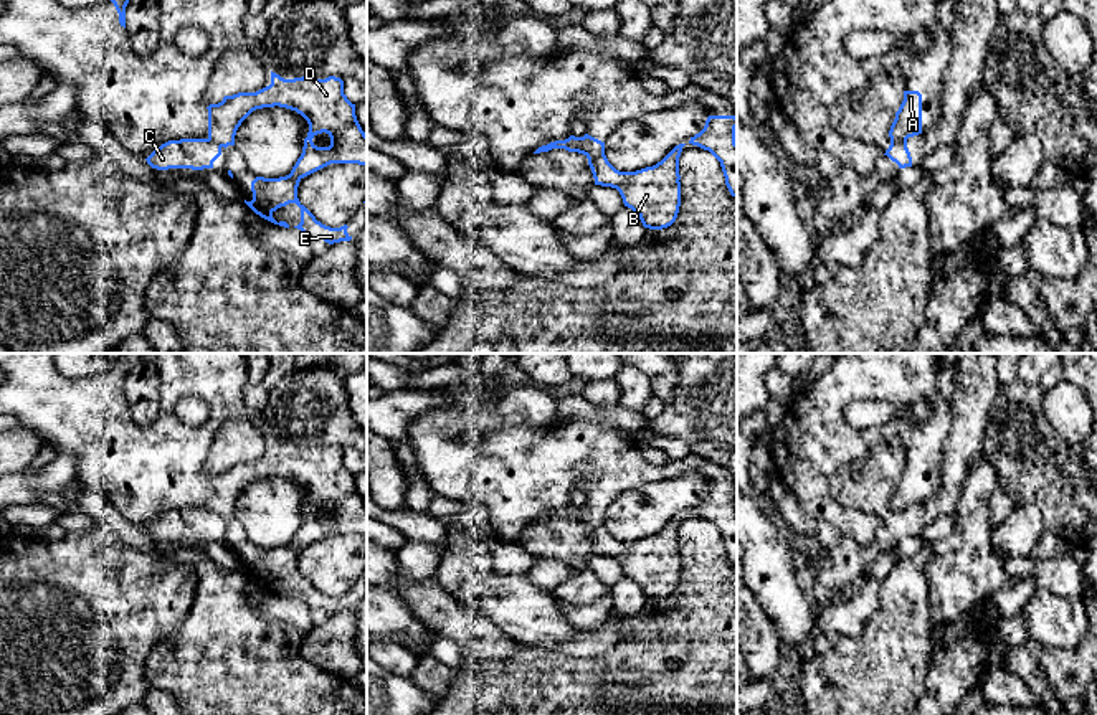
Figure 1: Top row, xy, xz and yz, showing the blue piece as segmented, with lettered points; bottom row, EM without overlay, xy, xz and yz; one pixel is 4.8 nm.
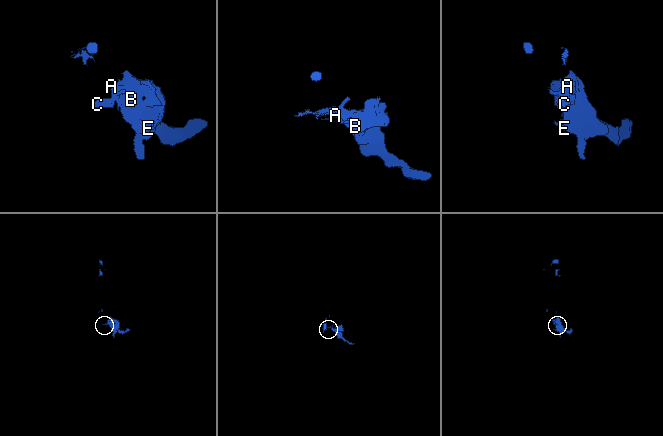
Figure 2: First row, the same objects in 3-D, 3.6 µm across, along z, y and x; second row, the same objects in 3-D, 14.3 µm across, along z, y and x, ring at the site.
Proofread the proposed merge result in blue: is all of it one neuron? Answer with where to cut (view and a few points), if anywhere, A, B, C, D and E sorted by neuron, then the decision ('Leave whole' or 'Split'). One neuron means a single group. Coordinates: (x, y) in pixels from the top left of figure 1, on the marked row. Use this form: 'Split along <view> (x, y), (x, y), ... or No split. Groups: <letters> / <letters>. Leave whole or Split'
Split along xz (579, 137), (587, 154). Groups: A B D E / C. Split

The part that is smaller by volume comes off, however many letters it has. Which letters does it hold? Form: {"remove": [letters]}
{"remove": ["C"]}

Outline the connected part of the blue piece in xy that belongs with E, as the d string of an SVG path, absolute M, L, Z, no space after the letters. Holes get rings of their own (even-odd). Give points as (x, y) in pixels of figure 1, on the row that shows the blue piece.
M271 71L271 84L256 92L238 92L225 96L221 102L210 104L208 109L208 140L221 147L235 145L235 135L241 122L256 109L286 107L301 114L309 132L304 139L302 154L291 173L279 178L256 177L251 182L253 200L245 203L261 218L289 228L286 221L276 221L273 213L289 203L301 208L301 230L309 239L324 239L329 244L350 241L347 225L330 228L299 201L299 182L330 165L359 163L367 165L367 134L362 130L355 104L344 94L344 81L335 76L317 79L302 76L284 79ZM325 132L330 137L329 147L317 147L312 139Z

